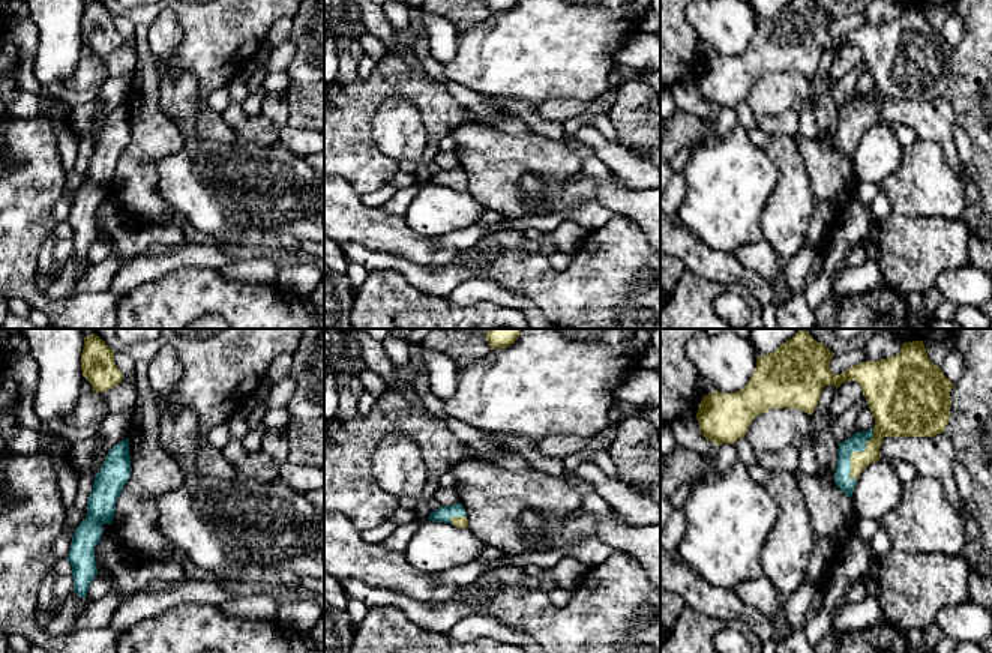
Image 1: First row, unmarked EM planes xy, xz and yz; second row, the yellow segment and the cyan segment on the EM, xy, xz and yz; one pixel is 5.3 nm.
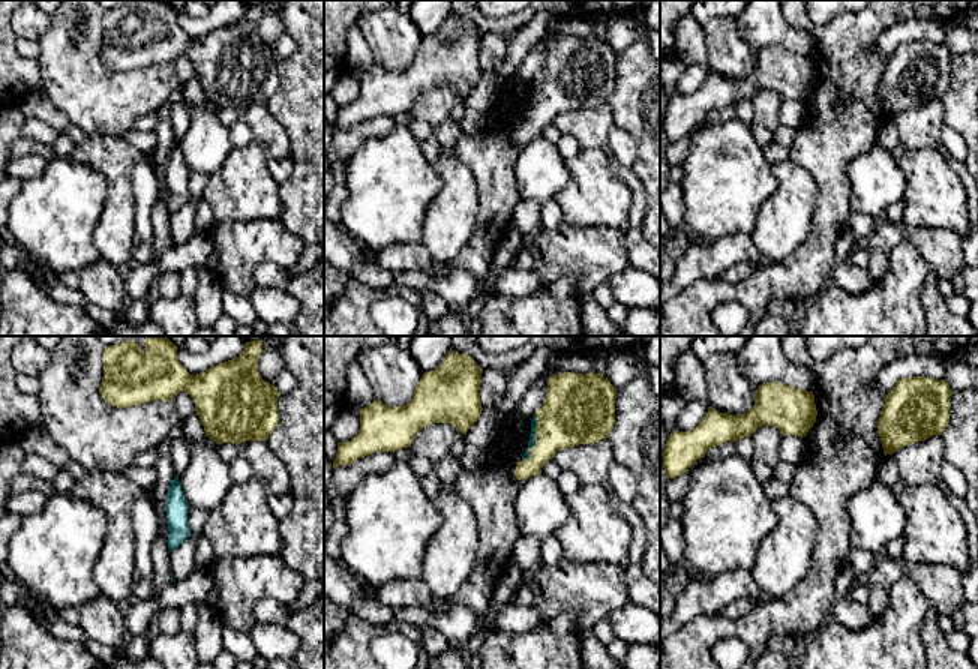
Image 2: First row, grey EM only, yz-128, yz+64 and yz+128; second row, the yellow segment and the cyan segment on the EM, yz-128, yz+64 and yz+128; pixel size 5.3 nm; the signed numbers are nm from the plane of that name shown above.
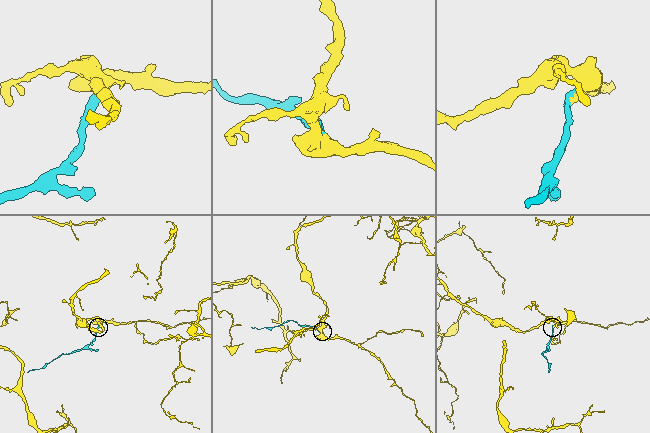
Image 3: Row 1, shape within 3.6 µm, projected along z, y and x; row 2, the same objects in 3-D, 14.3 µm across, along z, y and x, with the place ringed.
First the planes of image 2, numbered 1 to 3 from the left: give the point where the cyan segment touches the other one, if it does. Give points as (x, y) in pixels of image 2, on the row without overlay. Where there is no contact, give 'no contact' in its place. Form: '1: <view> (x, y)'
1: no contact
2: yz+64 (536, 102)
3: no contact

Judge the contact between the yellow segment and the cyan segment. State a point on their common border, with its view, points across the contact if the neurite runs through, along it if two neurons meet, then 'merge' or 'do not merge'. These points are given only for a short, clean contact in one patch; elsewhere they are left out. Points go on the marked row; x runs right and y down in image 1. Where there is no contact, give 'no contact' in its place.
contact yz (854, 452); merge

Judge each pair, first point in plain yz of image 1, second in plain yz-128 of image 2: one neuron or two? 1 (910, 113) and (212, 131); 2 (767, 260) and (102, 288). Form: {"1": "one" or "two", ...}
{"1": "two", "2": "one"}

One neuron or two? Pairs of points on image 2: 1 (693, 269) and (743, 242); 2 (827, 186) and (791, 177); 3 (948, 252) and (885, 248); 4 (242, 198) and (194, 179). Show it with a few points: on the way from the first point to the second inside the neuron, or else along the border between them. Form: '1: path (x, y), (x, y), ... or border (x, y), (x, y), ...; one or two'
1: path (705, 260), (713, 260), (731, 249); one
2: border (791, 159), (816, 185), (812, 218); two
3: path (933, 243), (920, 237), (900, 237); one
4: border (209, 176), (201, 198); two

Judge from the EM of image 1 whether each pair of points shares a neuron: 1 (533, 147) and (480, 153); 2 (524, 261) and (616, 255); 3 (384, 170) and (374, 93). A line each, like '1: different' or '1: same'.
1: same
2: same
3: same

